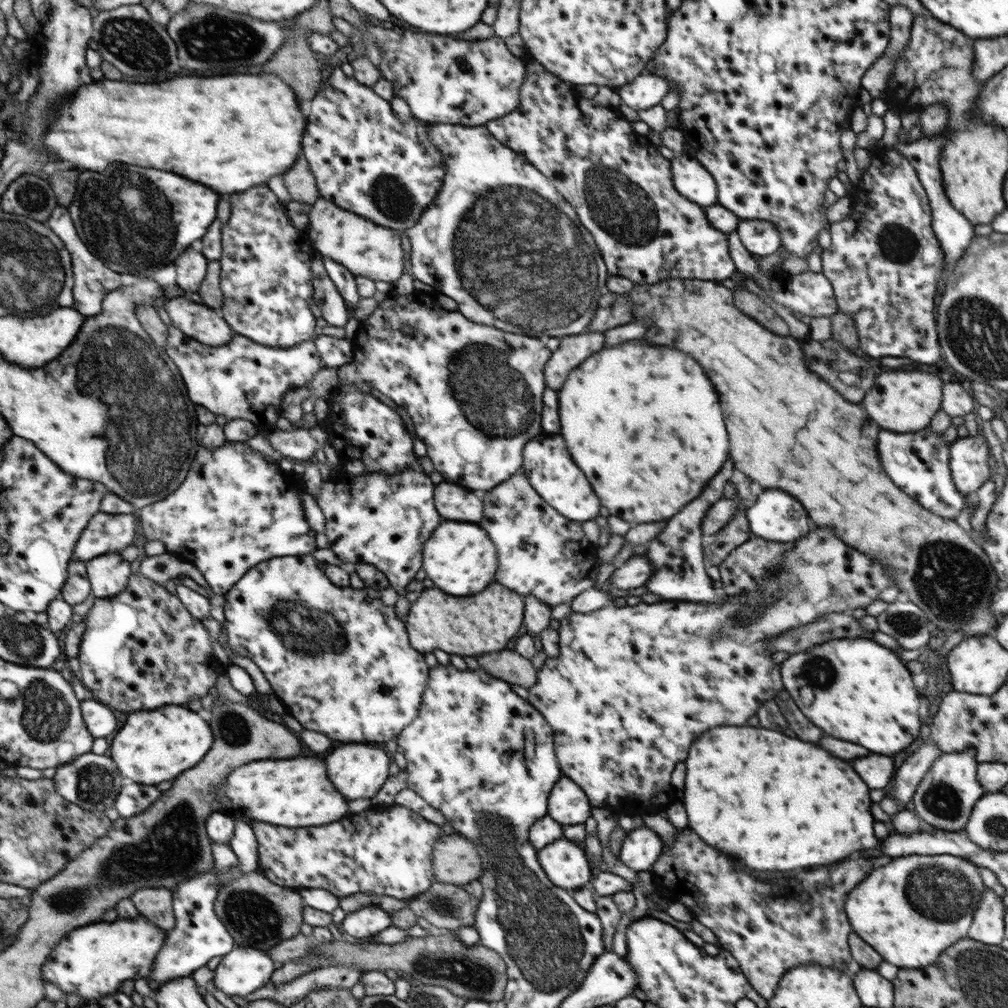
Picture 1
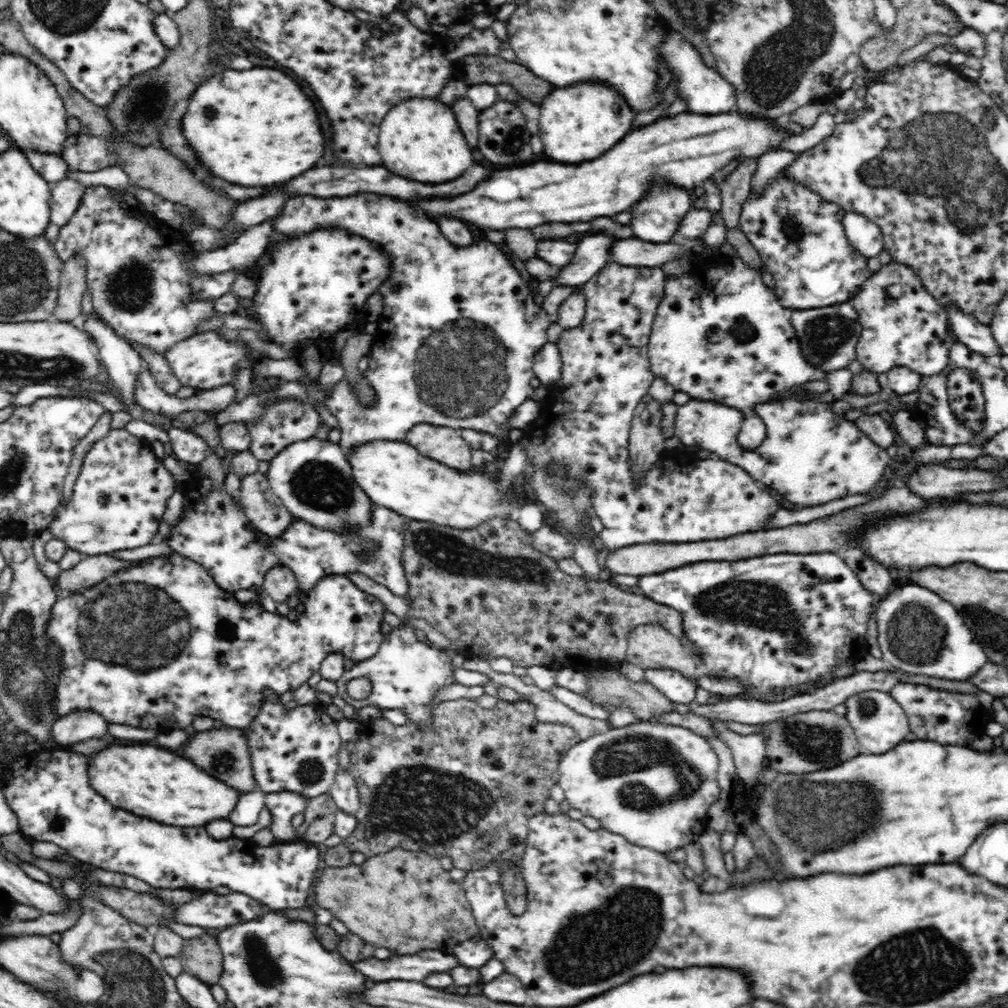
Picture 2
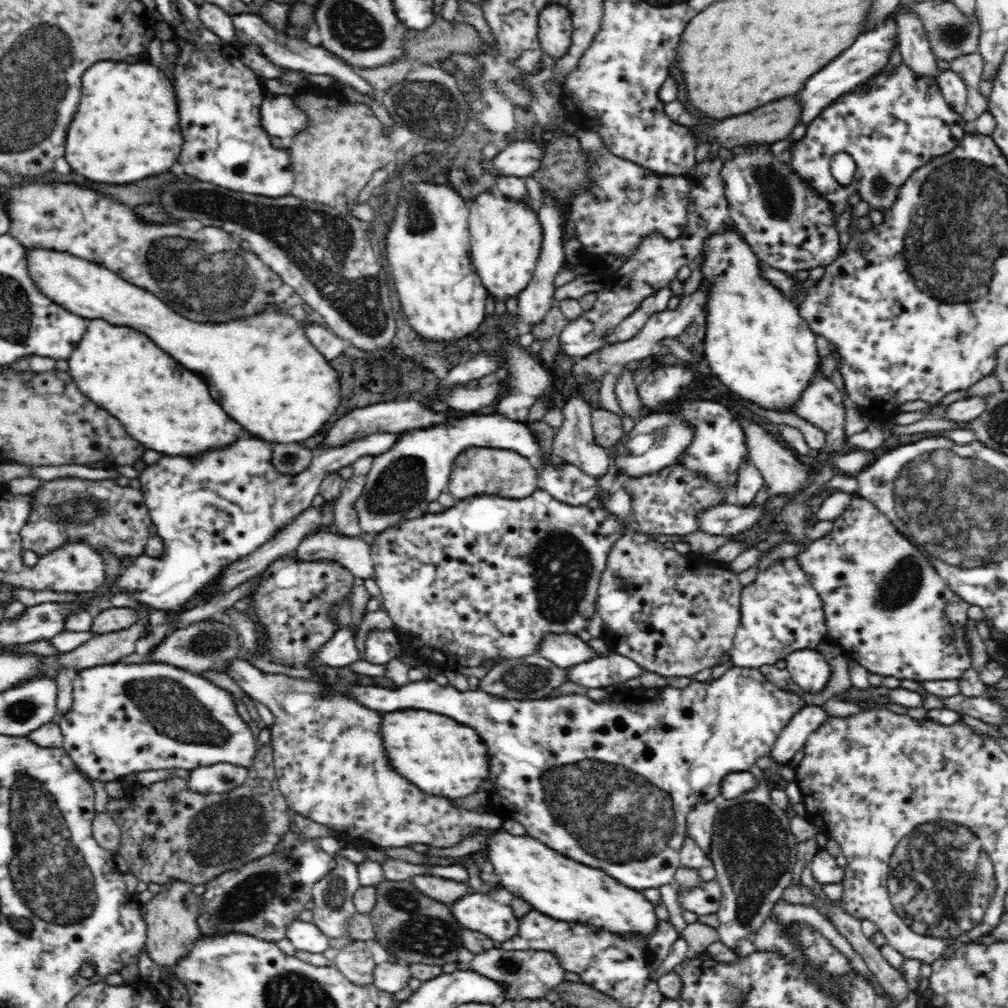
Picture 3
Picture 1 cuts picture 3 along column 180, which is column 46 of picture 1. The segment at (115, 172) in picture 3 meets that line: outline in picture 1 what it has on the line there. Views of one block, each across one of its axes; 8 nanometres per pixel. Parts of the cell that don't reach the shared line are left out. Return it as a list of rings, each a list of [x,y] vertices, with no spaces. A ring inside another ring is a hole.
[[[236,74],[218,78],[182,76],[158,84],[130,82],[94,82],[80,88],[58,110],[58,118],[44,144],[64,162],[74,162],[82,170],[102,172],[112,162],[140,164],[144,168],[160,168],[176,172],[184,178],[212,186],[214,192],[247,191],[252,186],[267,184],[273,176],[288,172],[303,148],[303,132],[307,120],[298,110],[298,99],[292,88],[272,74]]]

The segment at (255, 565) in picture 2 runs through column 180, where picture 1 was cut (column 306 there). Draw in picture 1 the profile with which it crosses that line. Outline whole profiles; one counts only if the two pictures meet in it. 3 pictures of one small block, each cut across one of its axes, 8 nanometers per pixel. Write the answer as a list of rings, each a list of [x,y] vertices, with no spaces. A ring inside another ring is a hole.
[[[227,440],[215,449],[200,446],[183,486],[166,499],[140,509],[139,518],[146,540],[162,540],[166,551],[196,566],[216,594],[226,594],[259,562],[312,554],[317,548],[314,531],[304,516],[301,498],[296,490],[290,489],[292,474],[267,462],[262,455],[245,442]]]

